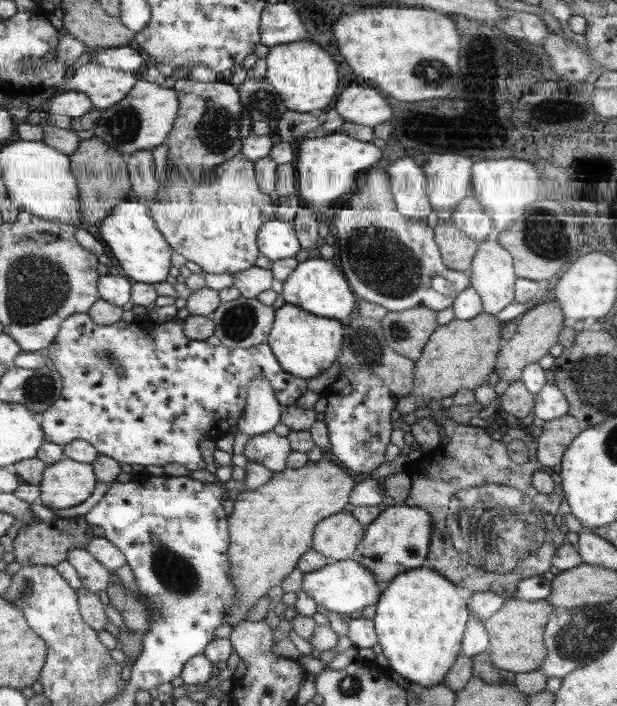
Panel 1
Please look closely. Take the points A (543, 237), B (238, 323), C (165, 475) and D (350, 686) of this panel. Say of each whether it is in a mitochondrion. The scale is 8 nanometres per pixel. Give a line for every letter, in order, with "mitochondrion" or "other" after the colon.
A: mitochondrion
B: mitochondrion
C: other
D: mitochondrion

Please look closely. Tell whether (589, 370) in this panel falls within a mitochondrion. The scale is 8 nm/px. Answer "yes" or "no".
yes

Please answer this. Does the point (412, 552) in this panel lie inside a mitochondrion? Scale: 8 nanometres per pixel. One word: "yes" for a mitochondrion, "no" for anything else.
no

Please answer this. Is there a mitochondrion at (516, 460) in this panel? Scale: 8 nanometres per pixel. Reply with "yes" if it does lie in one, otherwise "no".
no

